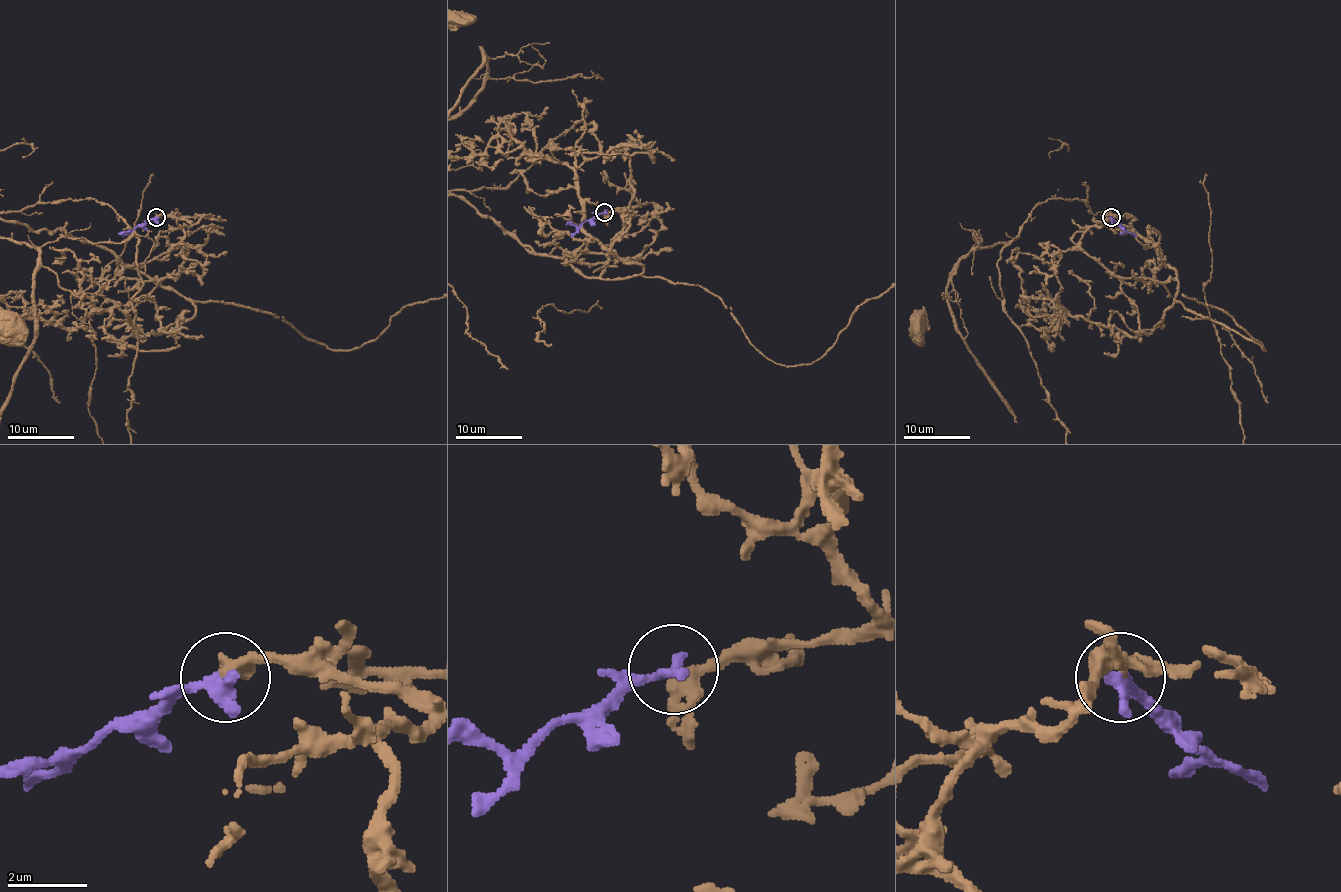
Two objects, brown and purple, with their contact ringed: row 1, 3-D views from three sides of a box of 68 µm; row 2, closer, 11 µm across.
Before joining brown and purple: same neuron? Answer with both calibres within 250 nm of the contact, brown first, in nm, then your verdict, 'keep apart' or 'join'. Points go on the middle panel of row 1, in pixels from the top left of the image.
calibres 280 and 360 nm; join

